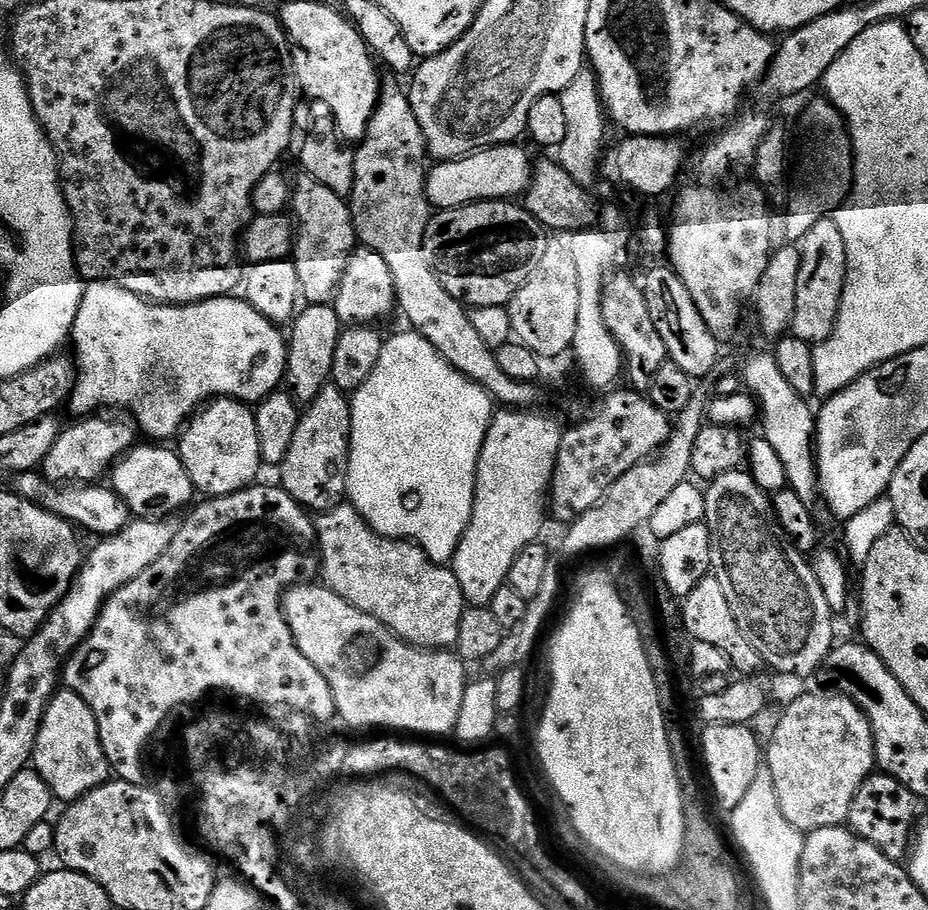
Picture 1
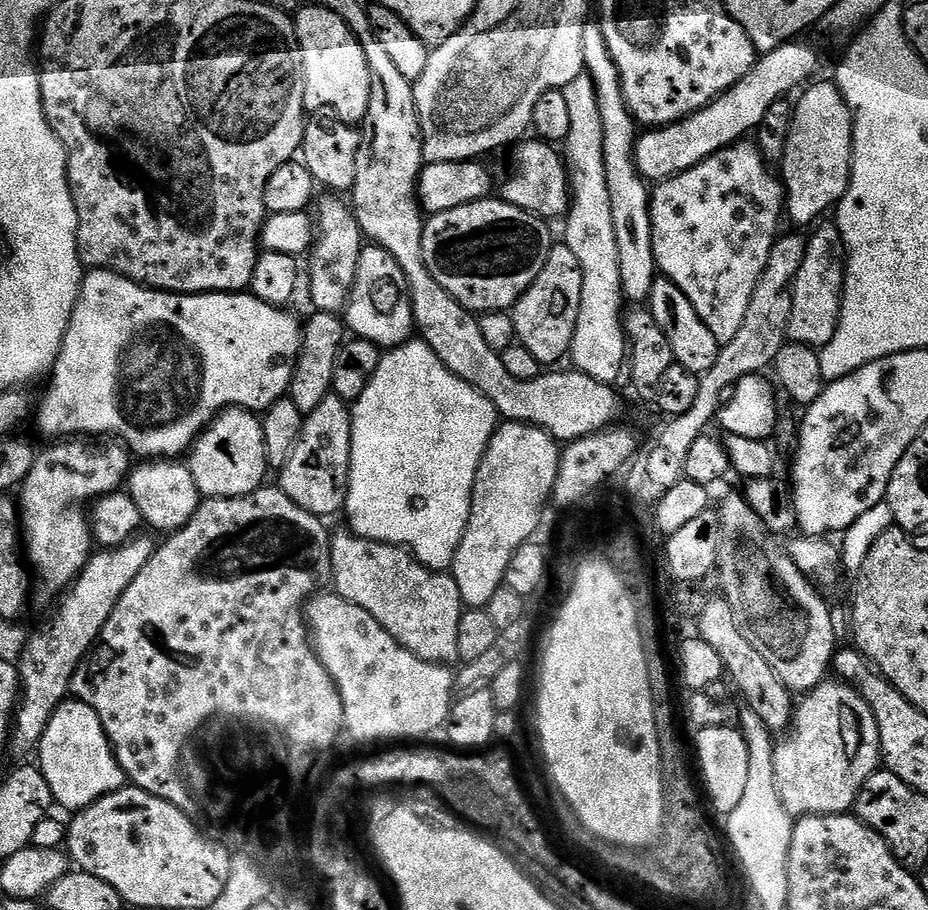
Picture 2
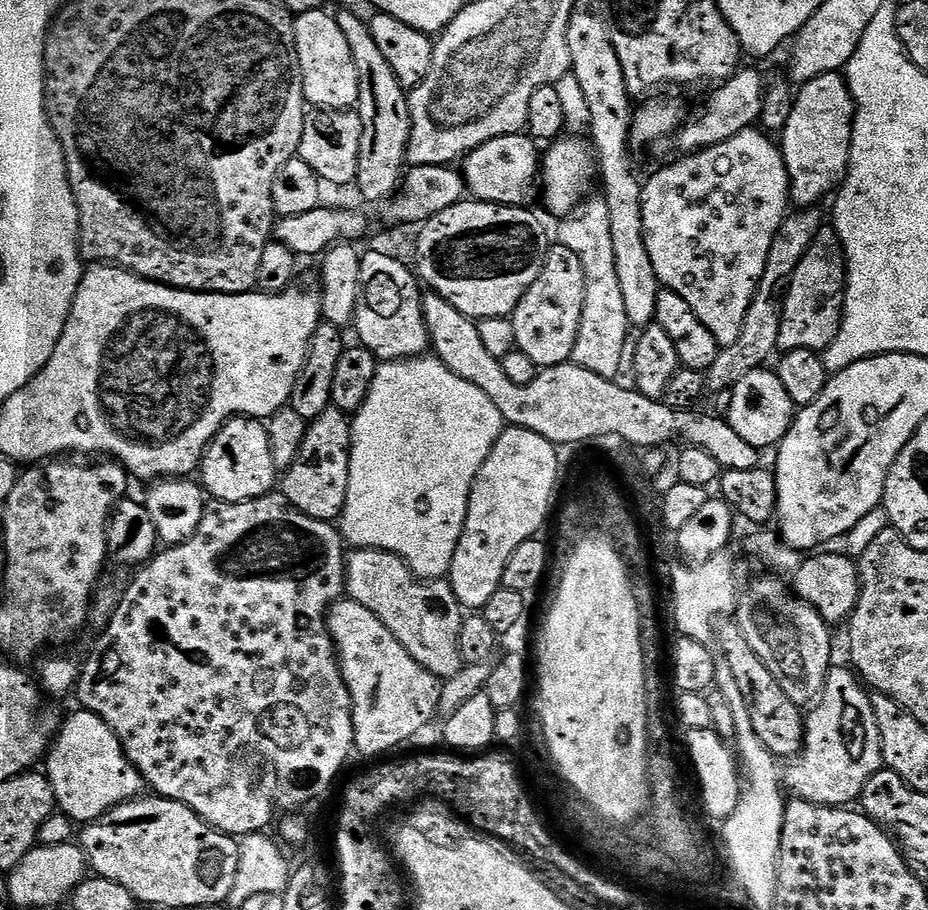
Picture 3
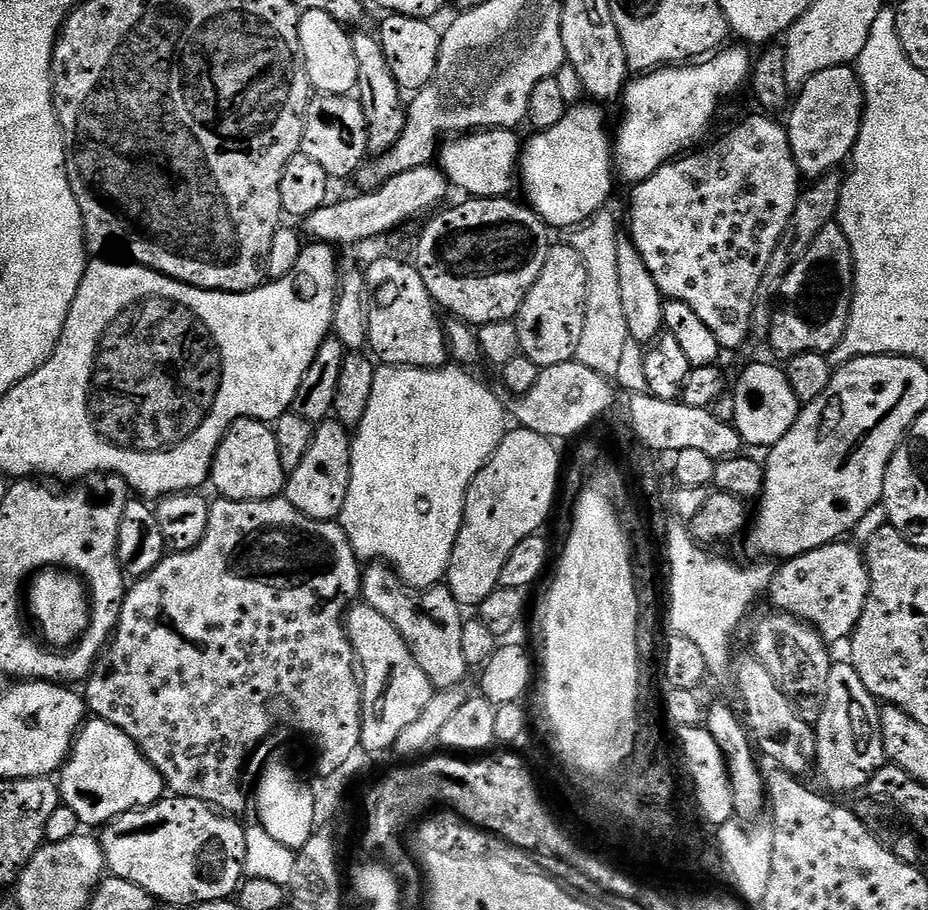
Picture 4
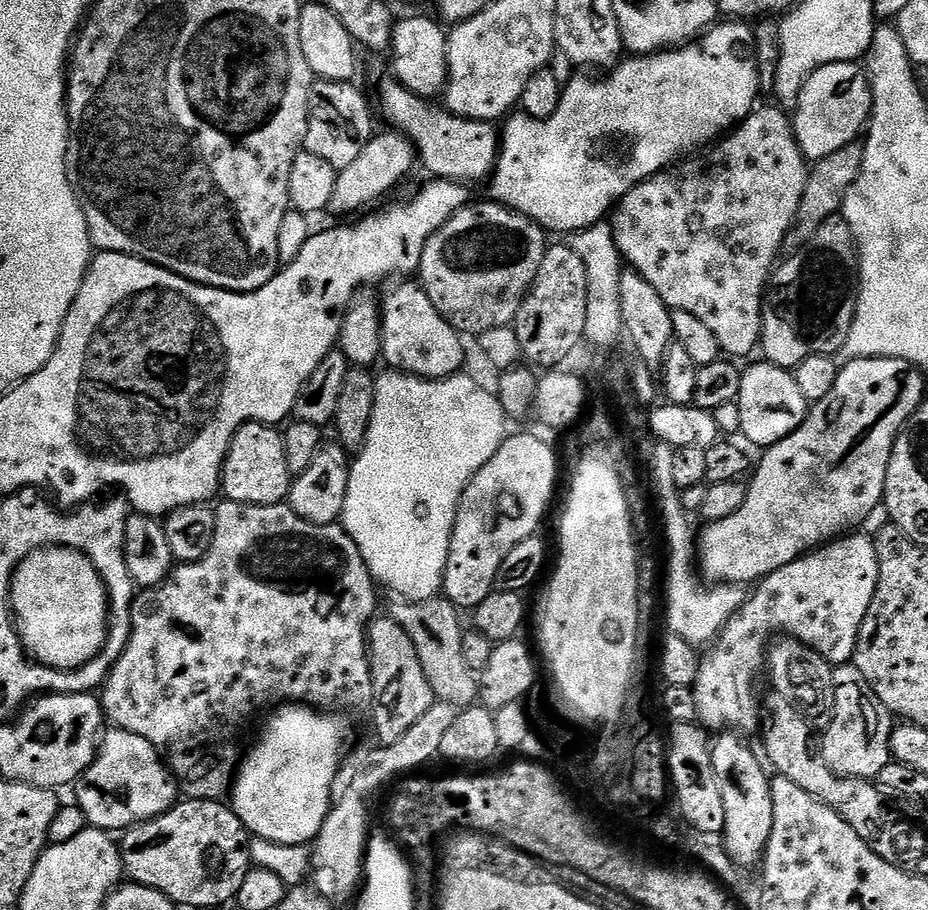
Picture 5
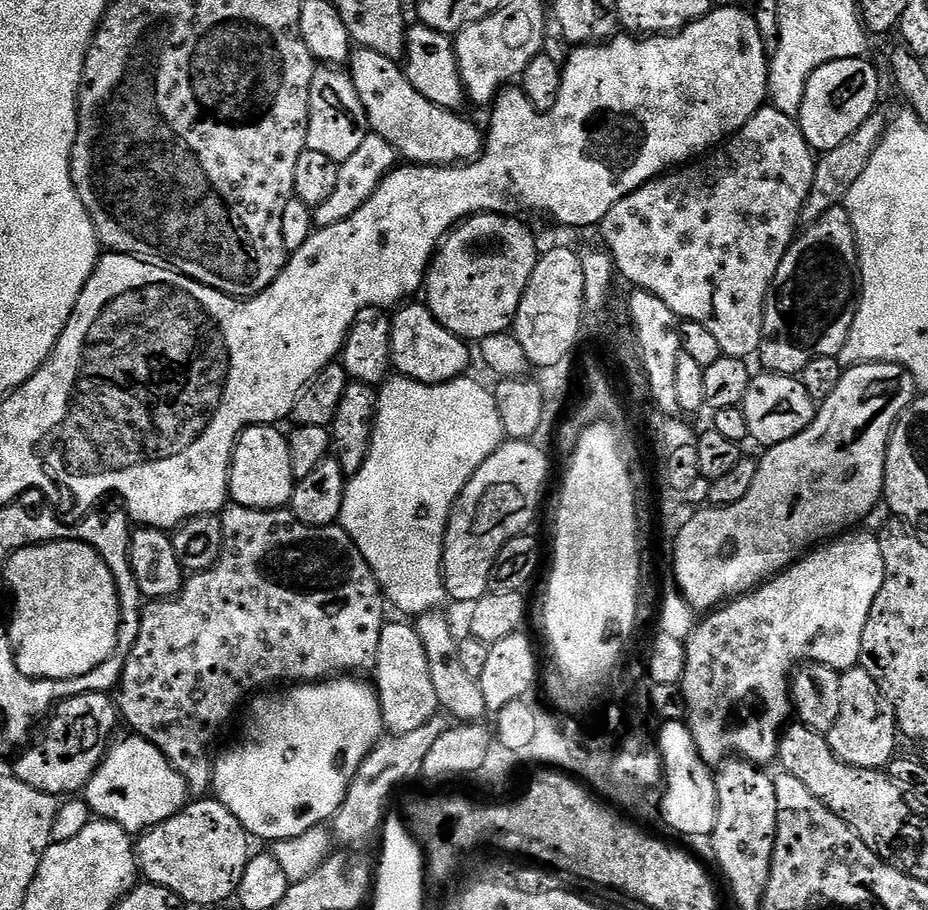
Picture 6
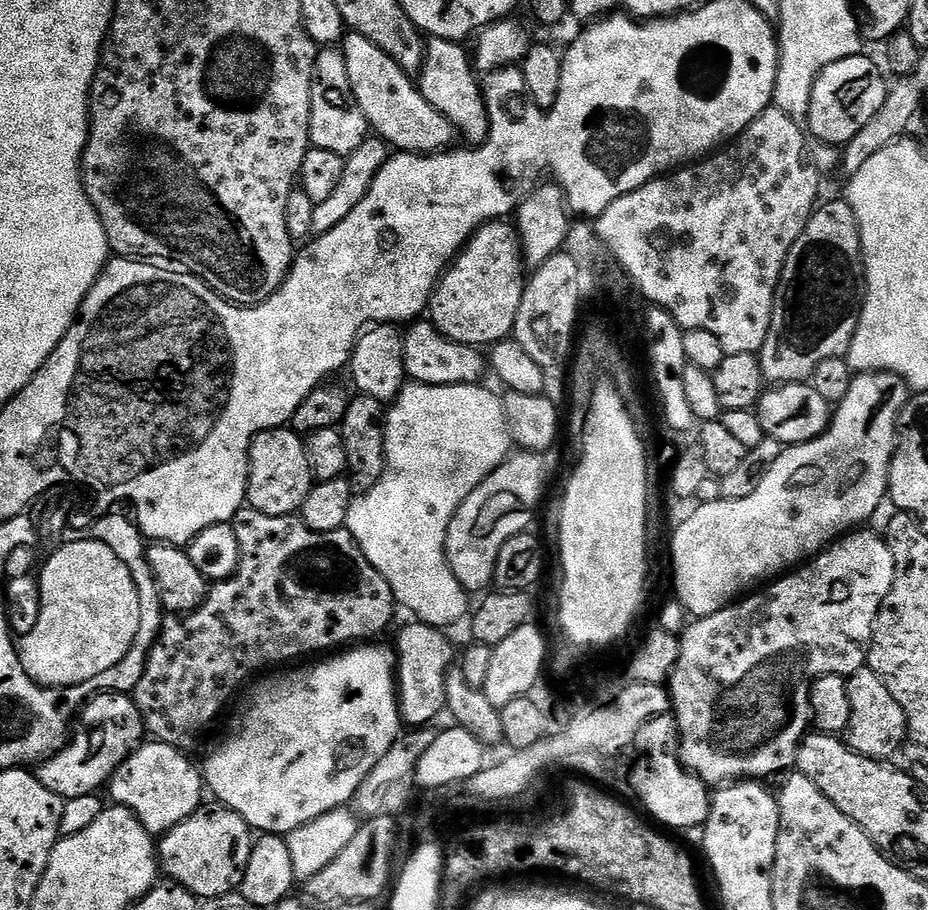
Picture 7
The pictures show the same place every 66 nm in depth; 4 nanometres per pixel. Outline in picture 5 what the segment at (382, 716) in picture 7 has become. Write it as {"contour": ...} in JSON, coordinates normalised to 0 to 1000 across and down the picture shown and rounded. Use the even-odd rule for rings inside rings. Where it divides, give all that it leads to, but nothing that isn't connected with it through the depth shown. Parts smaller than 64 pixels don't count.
{"contour":[[[311,771],[307,775],[301,775],[297,779],[294,779],[290,786],[291,789],[287,793],[287,798],[282,802],[282,807],[276,818],[266,831],[265,836],[260,836],[258,844],[253,852],[250,867],[248,870],[248,886],[255,897],[261,902],[263,909],[267,911],[268,915],[277,922],[287,924],[295,924],[296,927],[302,929],[333,929],[343,915],[346,914],[347,903],[353,897],[353,892],[357,888],[358,880],[358,862],[362,857],[363,851],[366,848],[366,843],[371,838],[374,832],[373,824],[375,818],[379,813],[379,798],[376,791],[364,785],[349,785],[347,780],[341,779],[333,775],[325,775],[321,771]]]}

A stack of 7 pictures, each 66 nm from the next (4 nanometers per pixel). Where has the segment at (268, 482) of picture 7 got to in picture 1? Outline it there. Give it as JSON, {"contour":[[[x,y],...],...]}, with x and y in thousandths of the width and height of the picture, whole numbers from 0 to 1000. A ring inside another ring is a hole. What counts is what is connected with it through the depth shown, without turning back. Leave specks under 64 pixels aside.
{"contour":[[[230,438],[219,452],[208,456],[207,460],[203,463],[192,487],[194,487],[192,500],[194,507],[200,512],[200,521],[205,521],[208,537],[212,542],[220,541],[216,543],[224,547],[247,545],[253,541],[260,541],[261,537],[268,535],[275,529],[272,526],[279,521],[280,514],[282,515],[275,452],[258,440]]]}

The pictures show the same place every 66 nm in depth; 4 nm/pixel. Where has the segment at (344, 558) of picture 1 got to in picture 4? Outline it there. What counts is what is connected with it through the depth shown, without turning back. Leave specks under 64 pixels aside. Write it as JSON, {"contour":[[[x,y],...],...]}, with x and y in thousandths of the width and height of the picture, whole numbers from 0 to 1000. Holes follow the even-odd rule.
{"contour":[[[401,618],[391,625],[388,654],[391,663],[425,684],[438,710],[442,710],[446,727],[450,727],[450,732],[455,732],[455,741],[463,745],[467,757],[496,756],[499,753],[499,747],[506,742],[498,719],[498,688],[502,677],[498,665],[482,644],[442,648],[423,624],[413,618]]]}

